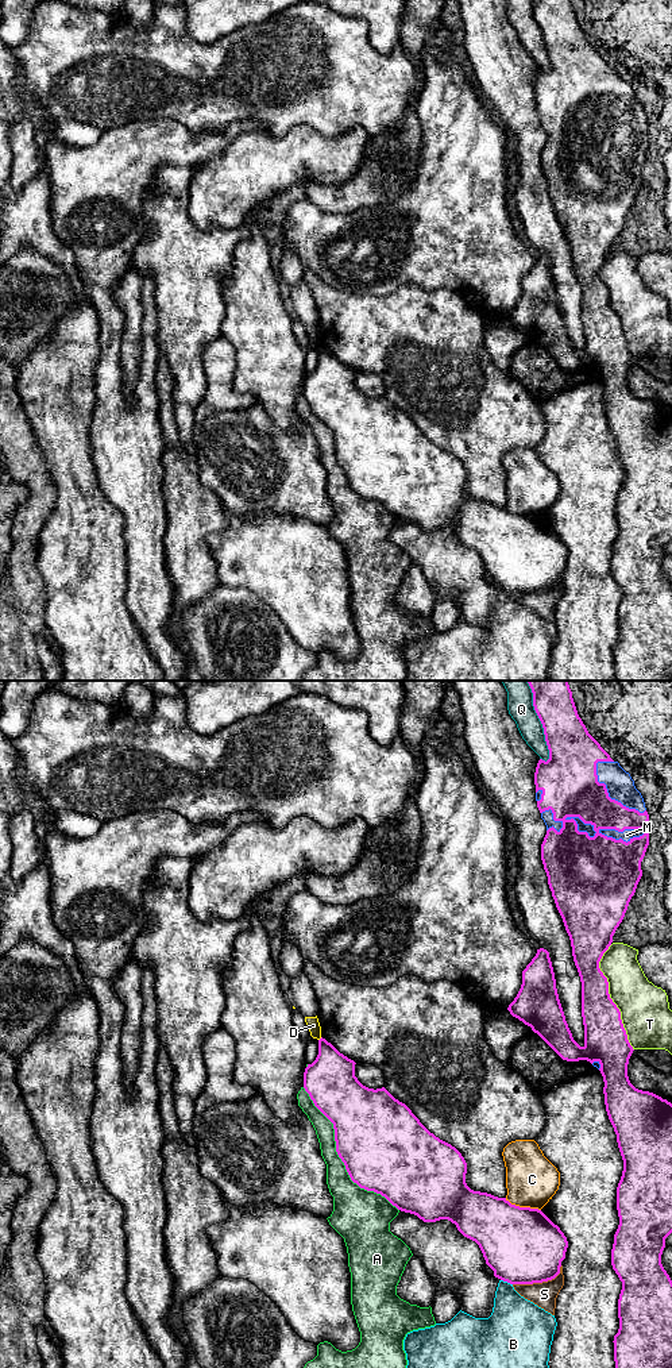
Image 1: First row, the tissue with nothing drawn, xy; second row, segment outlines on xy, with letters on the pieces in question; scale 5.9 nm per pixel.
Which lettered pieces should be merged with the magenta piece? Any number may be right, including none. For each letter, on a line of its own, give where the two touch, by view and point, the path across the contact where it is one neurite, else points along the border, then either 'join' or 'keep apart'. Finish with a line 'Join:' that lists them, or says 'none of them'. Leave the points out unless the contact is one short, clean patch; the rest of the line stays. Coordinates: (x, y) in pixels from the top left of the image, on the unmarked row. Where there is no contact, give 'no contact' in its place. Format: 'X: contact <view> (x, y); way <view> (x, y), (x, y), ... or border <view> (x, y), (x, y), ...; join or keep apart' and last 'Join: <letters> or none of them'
A: contact xy (340, 466); keep apart
B: contact xy (506, 589); keep apart
C: contact xy (522, 516); keep apart
D: contact xy (320, 347); border xy (321, 346), (319, 349); keep apart
M: contact xy (603, 137); join
Q: contact xy (543, 35); keep apart
S: contact xy (539, 590); keep apart
T: contact xy (609, 305); keep apart
Join: M

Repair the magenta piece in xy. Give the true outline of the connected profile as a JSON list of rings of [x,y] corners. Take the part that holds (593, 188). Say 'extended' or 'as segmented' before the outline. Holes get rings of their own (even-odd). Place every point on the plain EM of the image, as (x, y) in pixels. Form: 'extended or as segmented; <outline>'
extended; [[[572,0],[532,1],[549,58],[549,68],[540,68],[534,81],[537,116],[547,134],[541,169],[582,290],[584,354],[573,348],[568,336],[549,261],[544,257],[537,258],[522,280],[521,297],[507,319],[563,369],[587,369],[603,385],[606,420],[623,469],[617,496],[619,533],[611,558],[611,574],[622,590],[619,637],[613,650],[615,678],[672,681],[672,589],[661,573],[665,547],[672,542],[672,412],[630,392],[627,373],[634,358],[599,277],[642,185],[649,123],[630,82],[588,42]]]

